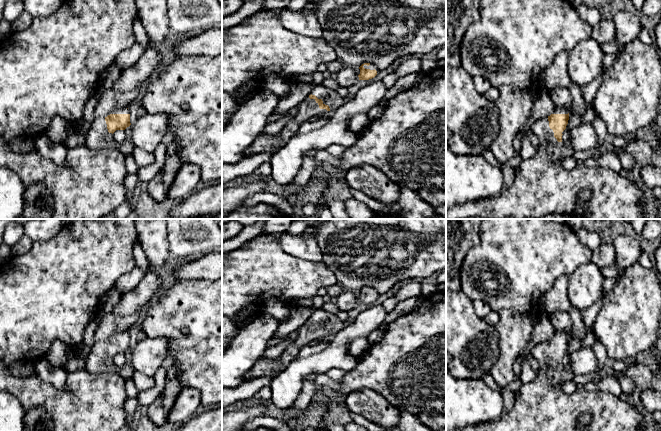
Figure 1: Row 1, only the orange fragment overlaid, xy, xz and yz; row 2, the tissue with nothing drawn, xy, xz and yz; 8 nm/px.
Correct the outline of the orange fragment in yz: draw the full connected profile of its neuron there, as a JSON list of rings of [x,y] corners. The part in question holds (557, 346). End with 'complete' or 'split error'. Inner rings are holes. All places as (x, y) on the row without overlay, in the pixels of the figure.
[[[556,330],[550,340],[537,344],[531,351],[531,357],[538,361],[540,369],[553,385],[561,384],[562,359],[568,348],[570,333]]]; split error

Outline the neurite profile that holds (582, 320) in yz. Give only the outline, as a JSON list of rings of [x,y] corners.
[[[602,296],[592,306],[584,310],[579,310],[574,306],[570,306],[567,311],[572,321],[573,330],[570,333],[568,348],[564,354],[564,358],[562,359],[563,372],[561,383],[574,380],[576,375],[571,369],[569,357],[573,352],[581,349],[586,333],[592,331],[596,316],[602,307],[603,299],[604,296]]]

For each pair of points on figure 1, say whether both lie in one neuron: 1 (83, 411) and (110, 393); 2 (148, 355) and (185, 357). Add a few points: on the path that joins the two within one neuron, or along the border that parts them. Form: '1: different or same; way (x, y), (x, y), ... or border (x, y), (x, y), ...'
1: same; way (90, 408), (103, 395)
2: different; border (152, 337), (163, 337), (167, 340), (167, 356)

